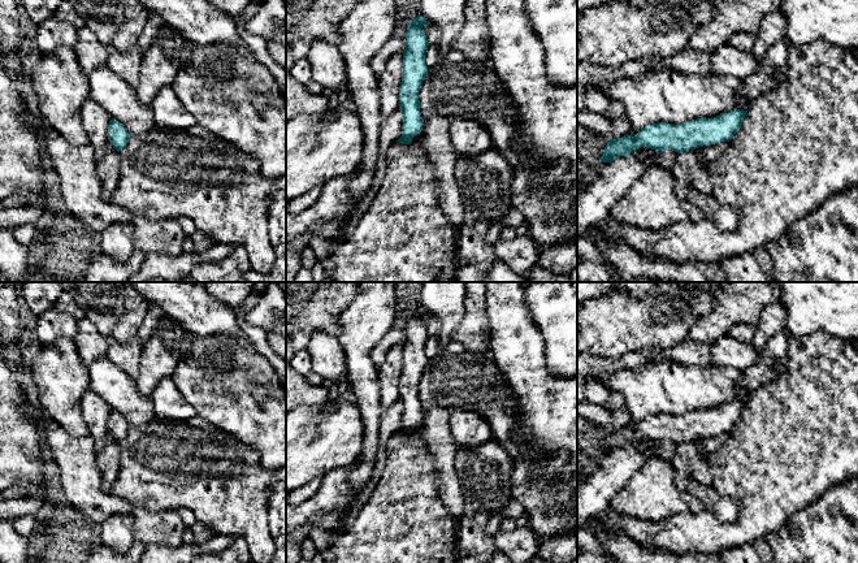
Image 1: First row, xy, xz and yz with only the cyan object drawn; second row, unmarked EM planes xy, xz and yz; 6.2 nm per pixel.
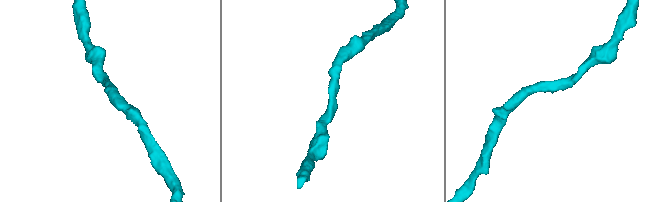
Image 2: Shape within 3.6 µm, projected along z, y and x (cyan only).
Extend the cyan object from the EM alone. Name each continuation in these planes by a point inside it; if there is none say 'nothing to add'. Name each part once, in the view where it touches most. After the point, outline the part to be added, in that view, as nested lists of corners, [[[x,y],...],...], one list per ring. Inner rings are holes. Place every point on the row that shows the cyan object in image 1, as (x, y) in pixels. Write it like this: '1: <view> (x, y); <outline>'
nothing to add

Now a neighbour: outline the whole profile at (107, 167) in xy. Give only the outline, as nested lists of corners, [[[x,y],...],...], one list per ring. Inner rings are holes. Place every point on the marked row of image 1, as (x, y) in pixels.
[[[112,150],[96,160],[95,170],[101,183],[101,198],[109,200],[118,186],[121,156],[120,151]]]

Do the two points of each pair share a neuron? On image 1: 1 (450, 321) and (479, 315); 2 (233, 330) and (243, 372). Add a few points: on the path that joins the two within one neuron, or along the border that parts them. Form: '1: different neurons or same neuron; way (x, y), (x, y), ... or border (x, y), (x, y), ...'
1: different neurons; border (466, 295), (464, 319), (453, 333), (451, 340)
2: different neurons; border (203, 337), (229, 334), (254, 350)

